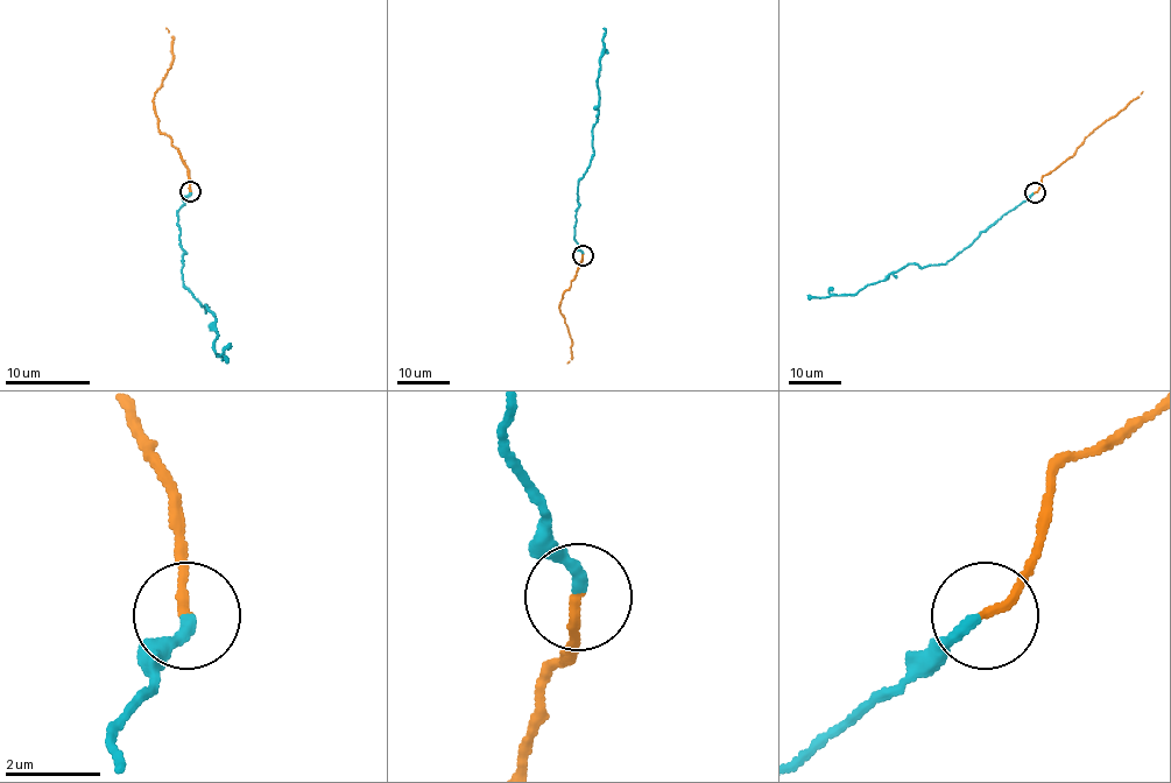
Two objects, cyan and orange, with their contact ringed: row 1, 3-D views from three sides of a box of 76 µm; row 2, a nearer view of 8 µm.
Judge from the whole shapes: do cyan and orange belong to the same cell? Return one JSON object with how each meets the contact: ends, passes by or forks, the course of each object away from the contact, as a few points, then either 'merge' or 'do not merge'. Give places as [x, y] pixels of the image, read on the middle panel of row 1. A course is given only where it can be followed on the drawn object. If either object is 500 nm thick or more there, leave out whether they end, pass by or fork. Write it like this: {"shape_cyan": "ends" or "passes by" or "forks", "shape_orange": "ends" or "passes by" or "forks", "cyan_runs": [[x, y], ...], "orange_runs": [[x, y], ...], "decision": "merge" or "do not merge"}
{"shape_cyan": "ends", "shape_orange": "ends", "cyan_runs": [[583, 254], [575, 239], [577, 183], [591, 164], [600, 56], [604, 49], [602, 28]], "orange_runs": [[583, 254], [559, 308], [572, 343], [566, 362]], "decision": "do not merge"}

